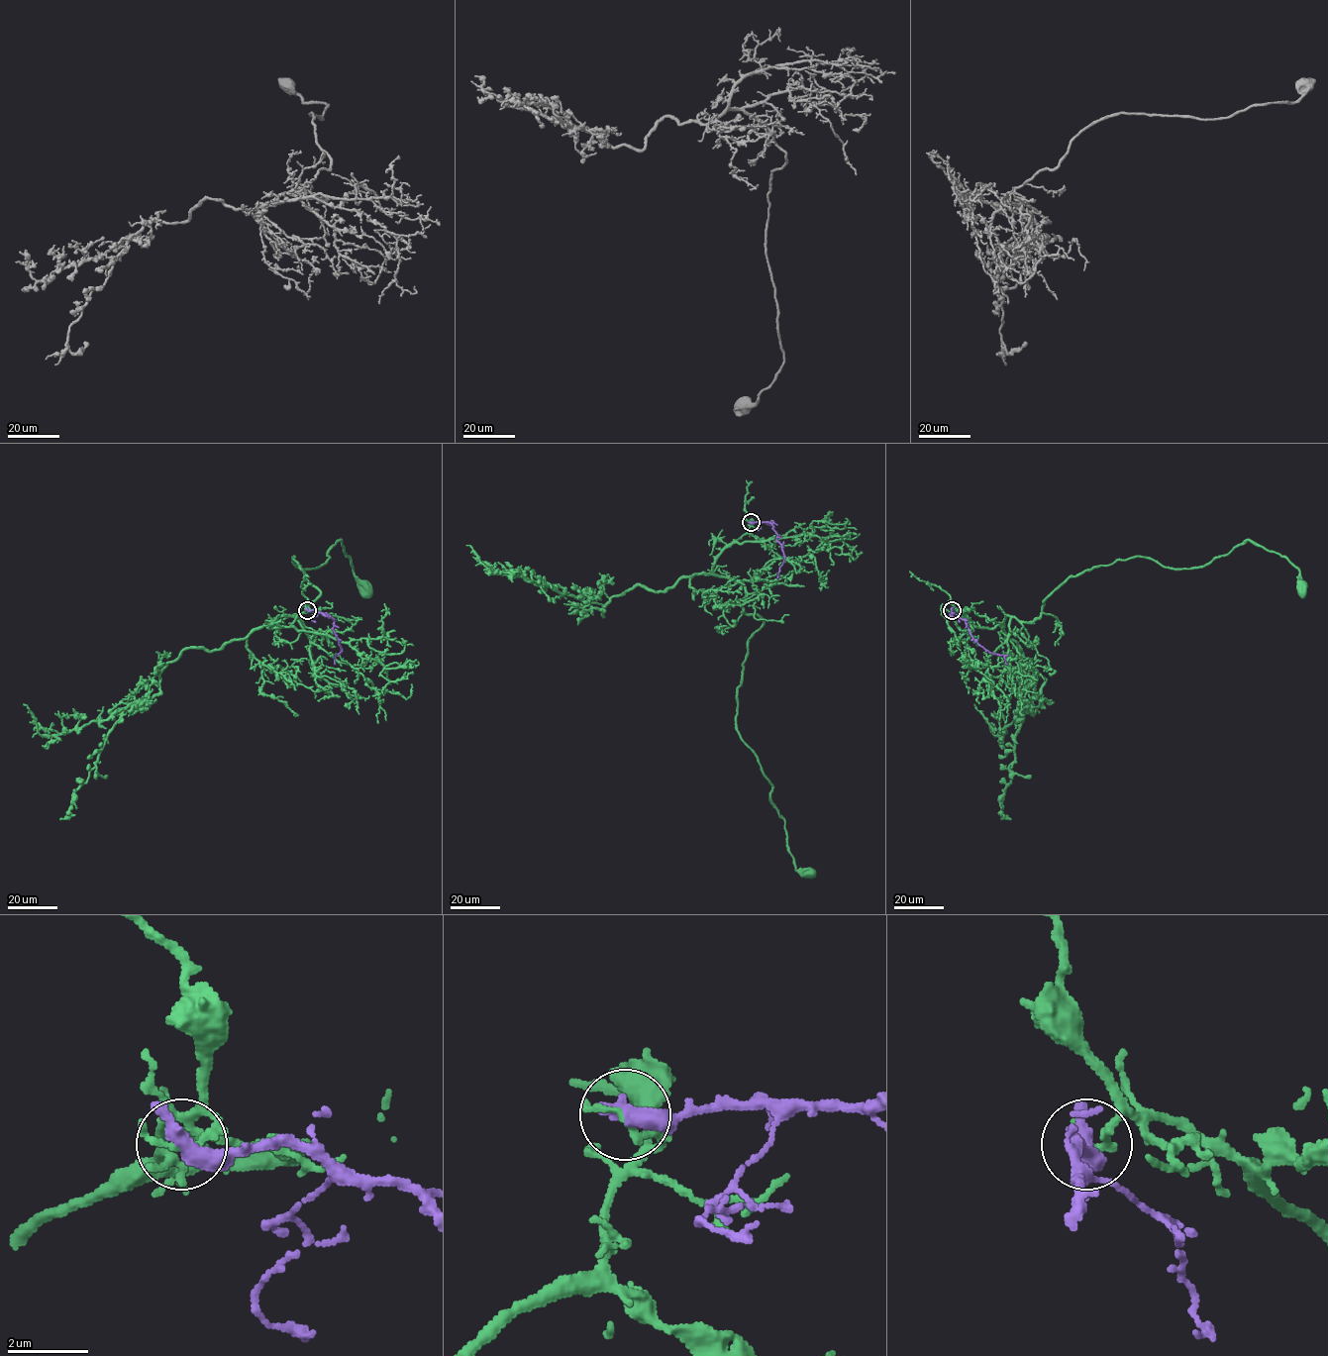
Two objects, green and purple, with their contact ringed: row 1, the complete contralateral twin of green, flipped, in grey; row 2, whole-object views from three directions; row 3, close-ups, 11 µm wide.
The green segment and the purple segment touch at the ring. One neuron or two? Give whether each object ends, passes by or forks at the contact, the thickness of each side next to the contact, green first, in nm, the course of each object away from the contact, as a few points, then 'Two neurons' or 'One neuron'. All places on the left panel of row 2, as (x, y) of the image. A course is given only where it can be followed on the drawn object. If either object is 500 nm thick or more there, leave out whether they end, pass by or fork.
Thickness 180 nm (green) against 550 nm. Course of green: (307, 610), (270, 627), (277, 617), (301, 622), (320, 594), (294, 557), (315, 569), (340, 540), (366, 588). Course of purple: (307, 610), (316, 610), (334, 619), (333, 631), (341, 648), (341, 652), (335, 655), (334, 664). Two neurons

